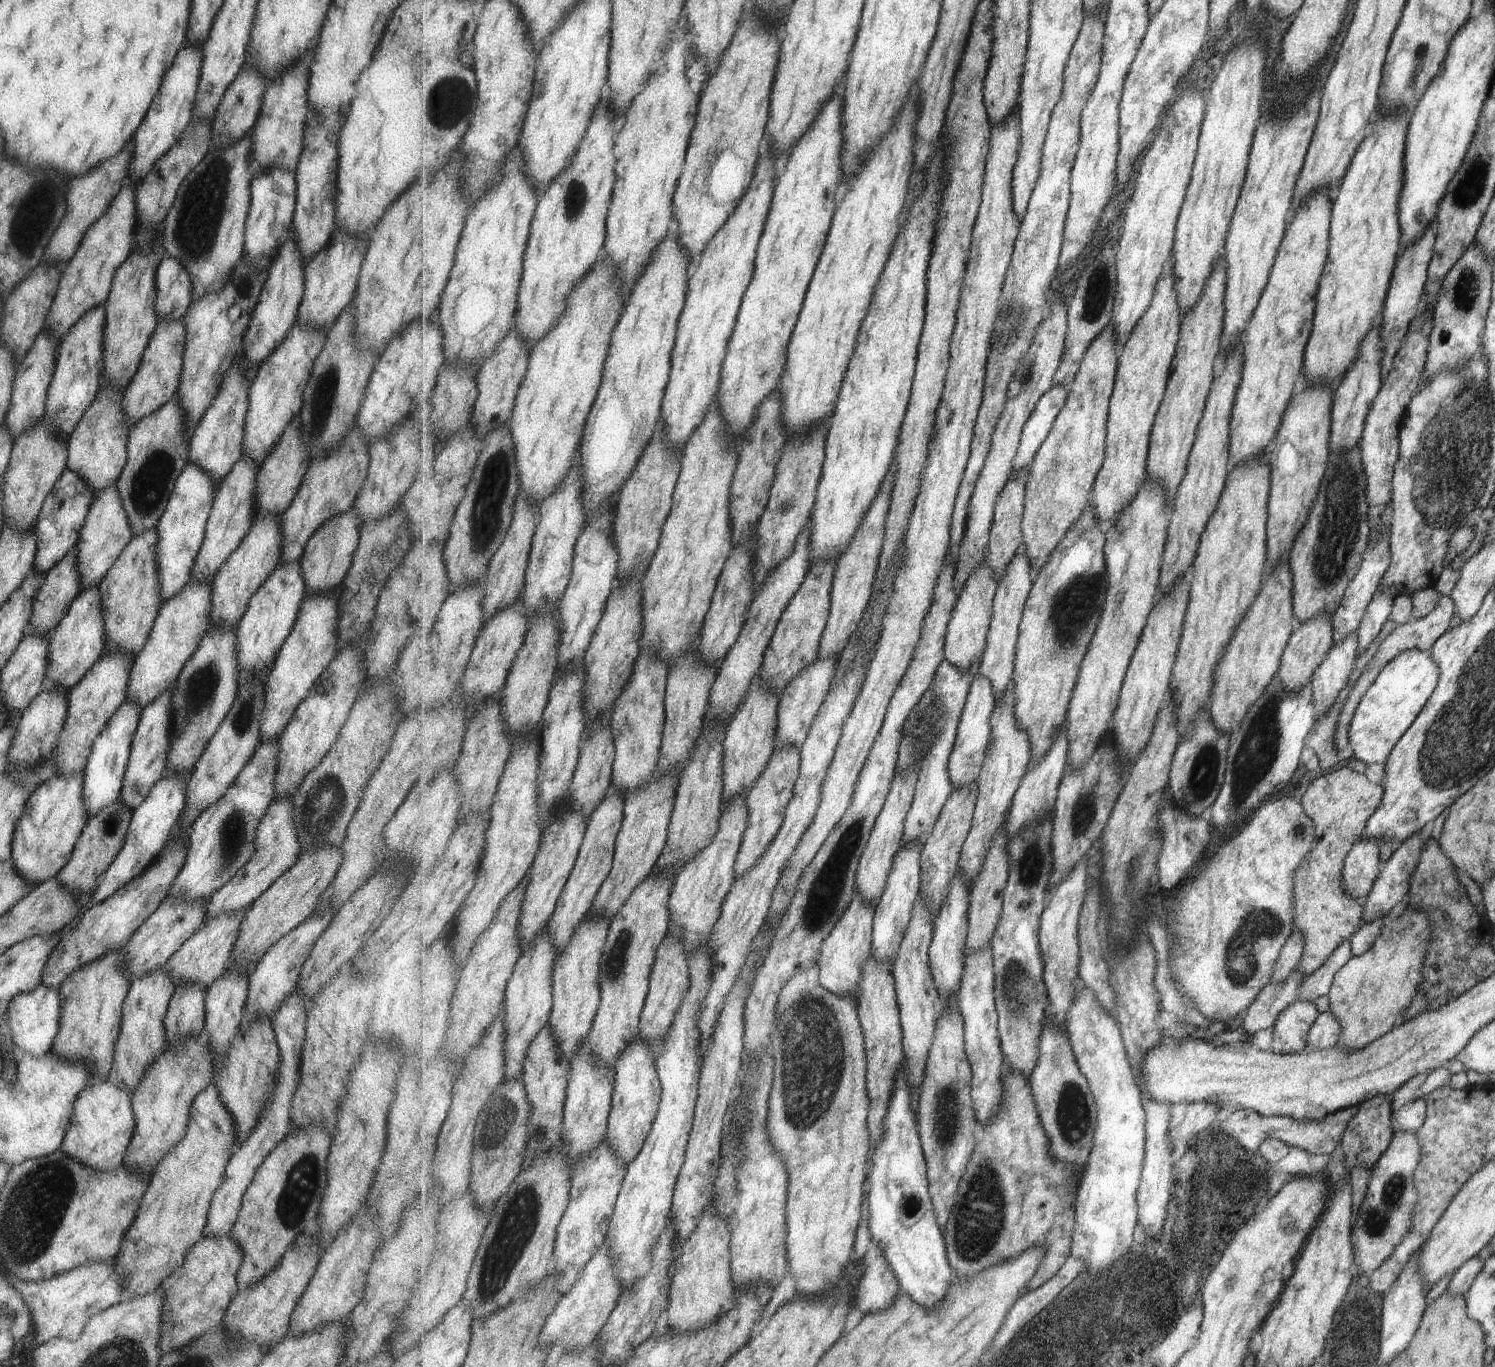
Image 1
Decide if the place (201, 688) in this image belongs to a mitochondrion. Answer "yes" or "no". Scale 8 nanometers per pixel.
yes

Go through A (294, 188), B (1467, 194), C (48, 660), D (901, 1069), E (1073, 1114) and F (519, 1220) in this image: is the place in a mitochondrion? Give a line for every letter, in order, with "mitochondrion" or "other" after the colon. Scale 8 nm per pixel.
A: other
B: mitochondrion
C: other
D: other
E: mitochondrion
F: mitochondrion

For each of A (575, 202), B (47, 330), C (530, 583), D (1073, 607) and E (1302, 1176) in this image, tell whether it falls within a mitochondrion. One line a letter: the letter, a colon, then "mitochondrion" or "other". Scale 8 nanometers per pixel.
A: mitochondrion
B: other
C: other
D: mitochondrion
E: other

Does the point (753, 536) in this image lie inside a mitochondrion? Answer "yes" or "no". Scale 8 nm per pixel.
no

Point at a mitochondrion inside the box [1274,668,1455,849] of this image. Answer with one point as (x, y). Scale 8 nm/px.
(1301, 831)

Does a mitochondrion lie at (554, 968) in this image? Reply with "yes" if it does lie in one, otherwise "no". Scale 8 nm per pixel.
no

